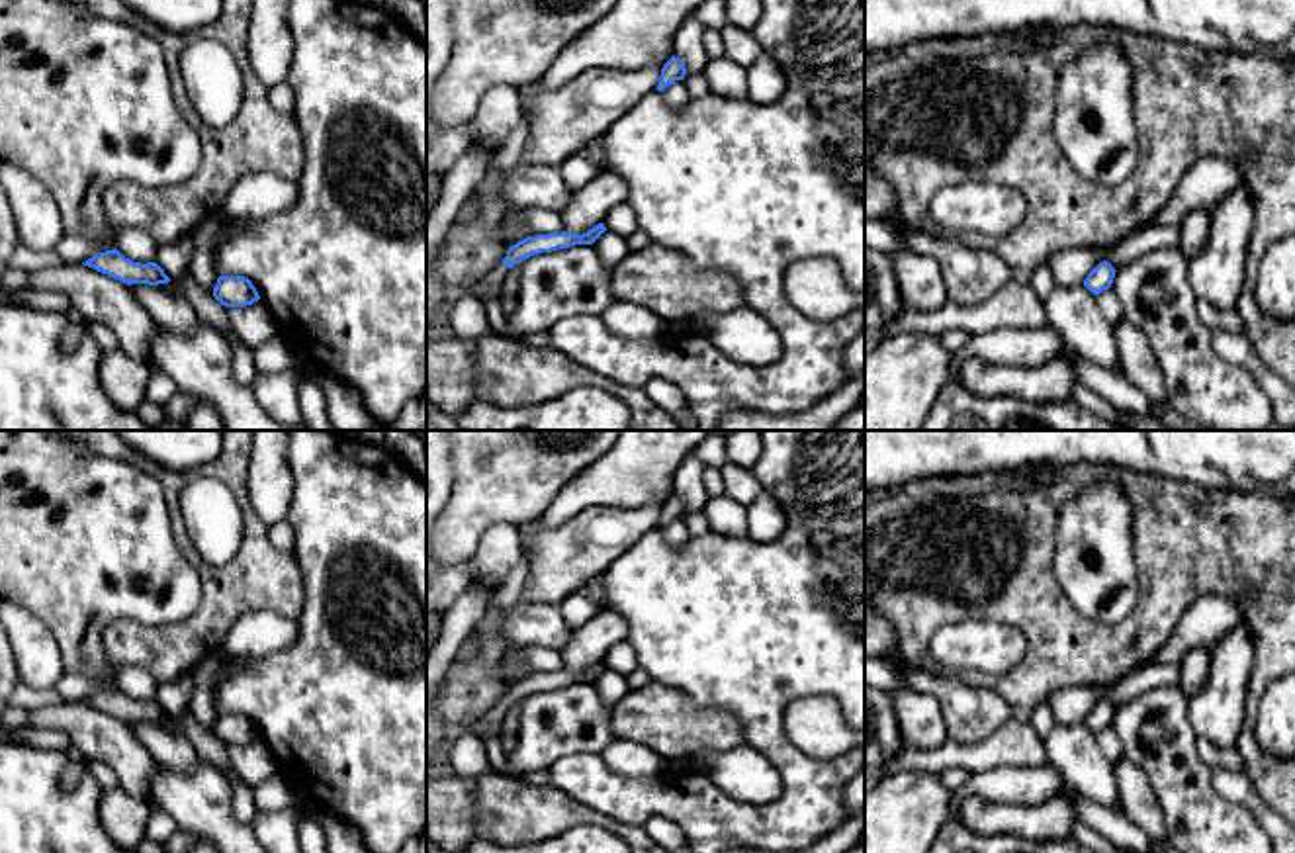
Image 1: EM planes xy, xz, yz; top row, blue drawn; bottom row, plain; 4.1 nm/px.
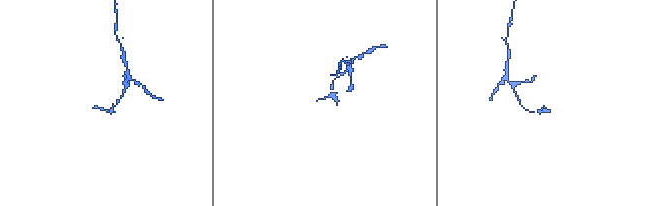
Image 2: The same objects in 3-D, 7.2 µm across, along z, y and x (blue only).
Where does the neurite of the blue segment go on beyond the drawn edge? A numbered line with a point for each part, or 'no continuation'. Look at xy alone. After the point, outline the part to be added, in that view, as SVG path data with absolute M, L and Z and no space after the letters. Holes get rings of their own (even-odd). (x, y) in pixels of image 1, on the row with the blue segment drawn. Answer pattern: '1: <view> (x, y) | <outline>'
no continuation

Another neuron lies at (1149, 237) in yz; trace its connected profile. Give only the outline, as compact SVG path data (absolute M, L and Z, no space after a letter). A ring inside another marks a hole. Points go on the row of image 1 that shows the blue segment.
M1154 225L1137 227L1125 239L1109 247L1105 262L1115 270L1158 248L1178 248L1182 225Z

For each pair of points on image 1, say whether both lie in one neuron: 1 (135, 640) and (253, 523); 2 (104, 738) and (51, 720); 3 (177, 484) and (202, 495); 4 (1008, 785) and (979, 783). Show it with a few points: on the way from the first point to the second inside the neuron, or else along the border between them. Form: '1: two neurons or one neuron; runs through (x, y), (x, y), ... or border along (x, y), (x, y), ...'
1: one neuron; runs through (177, 640), (184, 640), (253, 572), (253, 564)
2: one neuron; runs through (90, 730), (79, 720), (65, 720)
3: two neurons; border along (192, 478), (180, 492), (184, 531)
4: one neuron; runs through (1000, 785), (986, 783)

